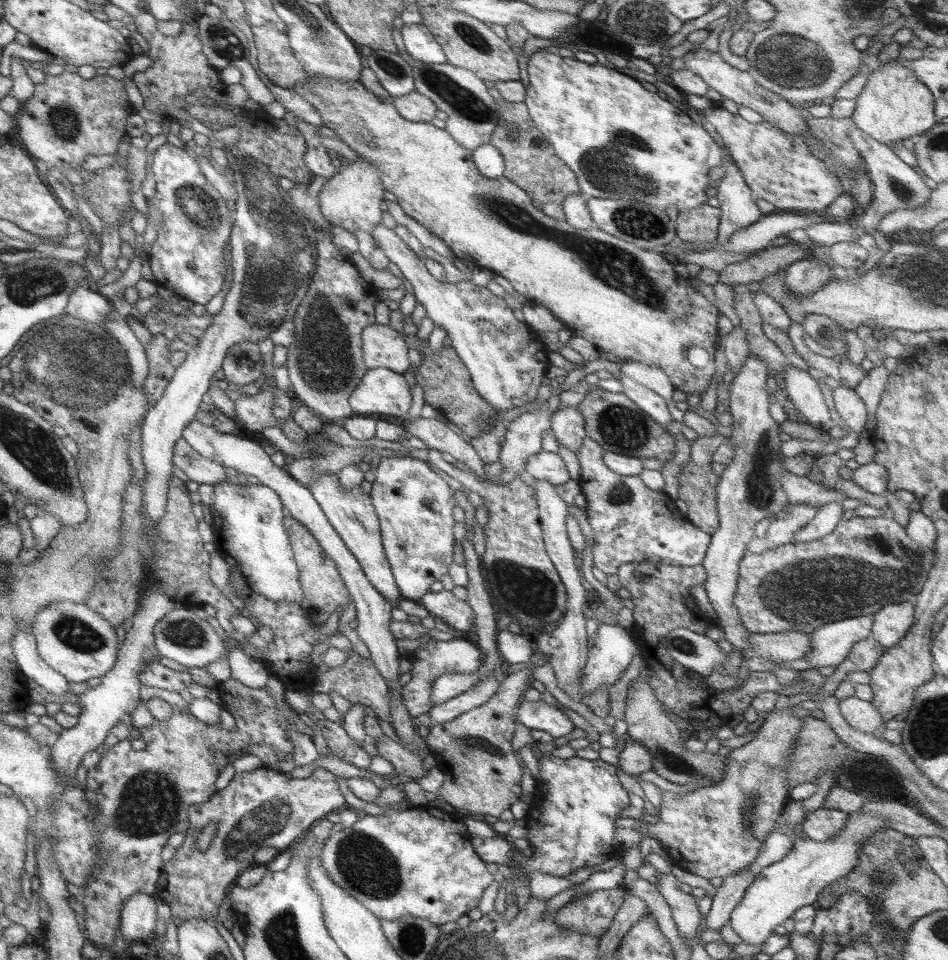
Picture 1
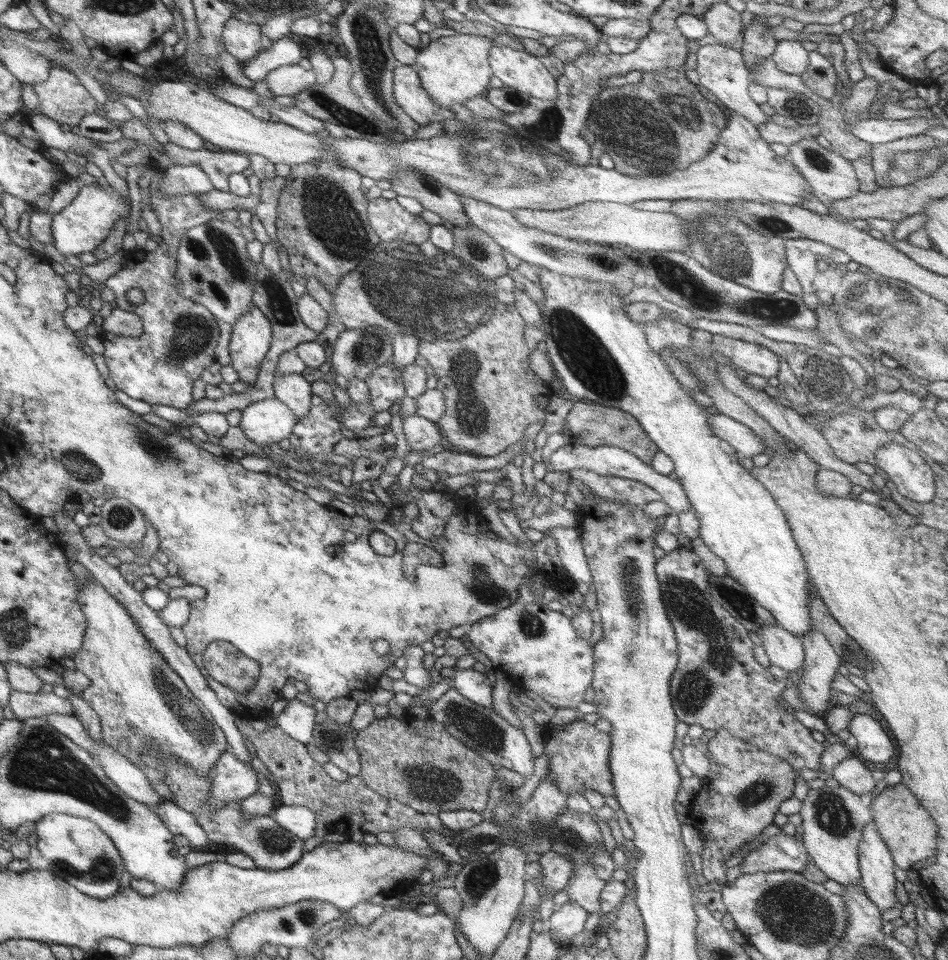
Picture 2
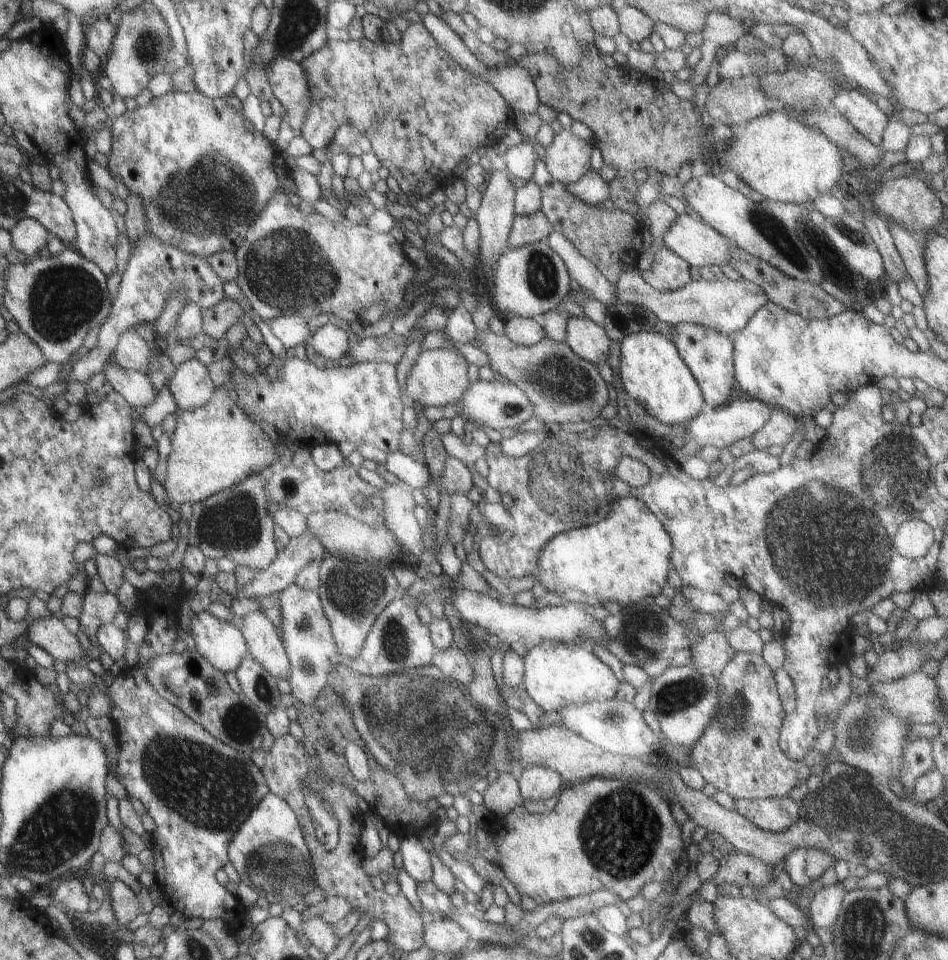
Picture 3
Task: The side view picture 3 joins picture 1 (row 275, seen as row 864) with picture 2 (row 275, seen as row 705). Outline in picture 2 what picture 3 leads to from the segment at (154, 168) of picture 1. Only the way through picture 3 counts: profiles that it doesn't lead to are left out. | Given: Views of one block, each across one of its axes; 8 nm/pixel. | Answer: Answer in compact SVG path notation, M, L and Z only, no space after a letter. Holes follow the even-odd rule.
M159 168L159 174L155 174L153 182L149 184L151 190L151 208L153 214L161 226L161 244L153 250L153 252L145 252L145 250L135 250L127 256L127 262L123 264L123 268L119 272L115 272L115 276L109 276L103 284L107 290L111 290L115 294L115 304L119 310L127 312L127 314L135 314L141 324L143 324L143 332L139 336L115 336L115 334L101 334L101 344L103 344L103 360L109 368L109 378L115 382L115 388L125 392L129 398L133 400L141 400L145 404L153 404L153 406L171 406L177 410L185 410L193 398L191 398L191 382L195 378L201 376L201 372L215 362L215 346L217 346L217 338L219 338L219 330L217 330L217 320L213 318L213 314L205 308L199 306L191 300L185 300L177 294L177 290L173 288L173 274L175 274L175 262L177 262L177 248L179 248L179 238L191 230L193 226L201 226L207 224L213 218L223 218L233 226L239 226L237 220L237 210L225 210L225 214L209 214L195 198L195 194L185 194L185 196L161 196L157 192L159 182L163 180L163 170ZM131 288L139 288L143 292L143 302L139 306L131 306L125 302L125 292Z

